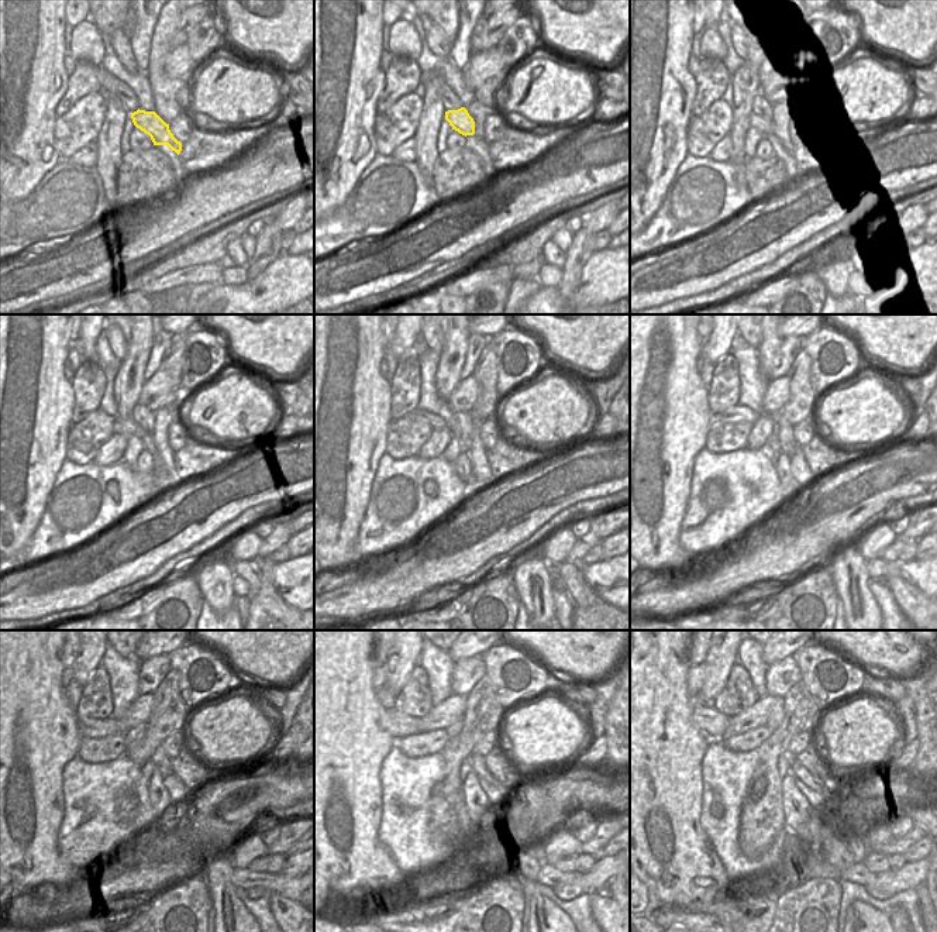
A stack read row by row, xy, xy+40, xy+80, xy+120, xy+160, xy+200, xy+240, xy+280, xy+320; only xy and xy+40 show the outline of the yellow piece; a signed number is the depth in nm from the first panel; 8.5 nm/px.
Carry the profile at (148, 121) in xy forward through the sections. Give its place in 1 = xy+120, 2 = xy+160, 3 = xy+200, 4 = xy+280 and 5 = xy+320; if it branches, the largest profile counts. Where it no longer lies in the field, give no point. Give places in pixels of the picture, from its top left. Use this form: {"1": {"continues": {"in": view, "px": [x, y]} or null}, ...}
{"1": {"continues": {"in": "xy+120", "px": [128, 426]}}, "2": {"continues": {"in": "xy+160", "px": [436, 422]}}, "3": {"continues": {"in": "xy+200", "px": [736, 413]}}, "4": {"continues": {"in": "xy+280", "px": [395, 722]}}, "5": {"continues": {"in": "xy+320", "px": [708, 719]}}}

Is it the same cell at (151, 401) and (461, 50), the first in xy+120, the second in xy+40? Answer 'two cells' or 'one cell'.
two cells

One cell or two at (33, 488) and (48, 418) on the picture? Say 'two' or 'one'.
one

